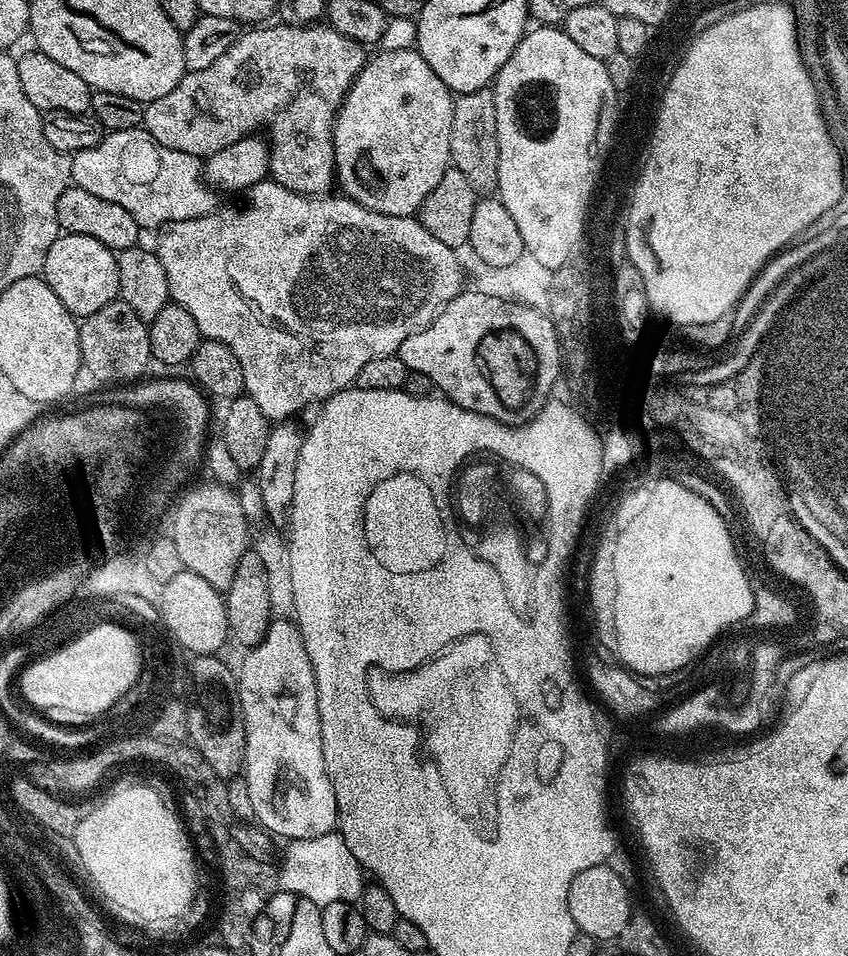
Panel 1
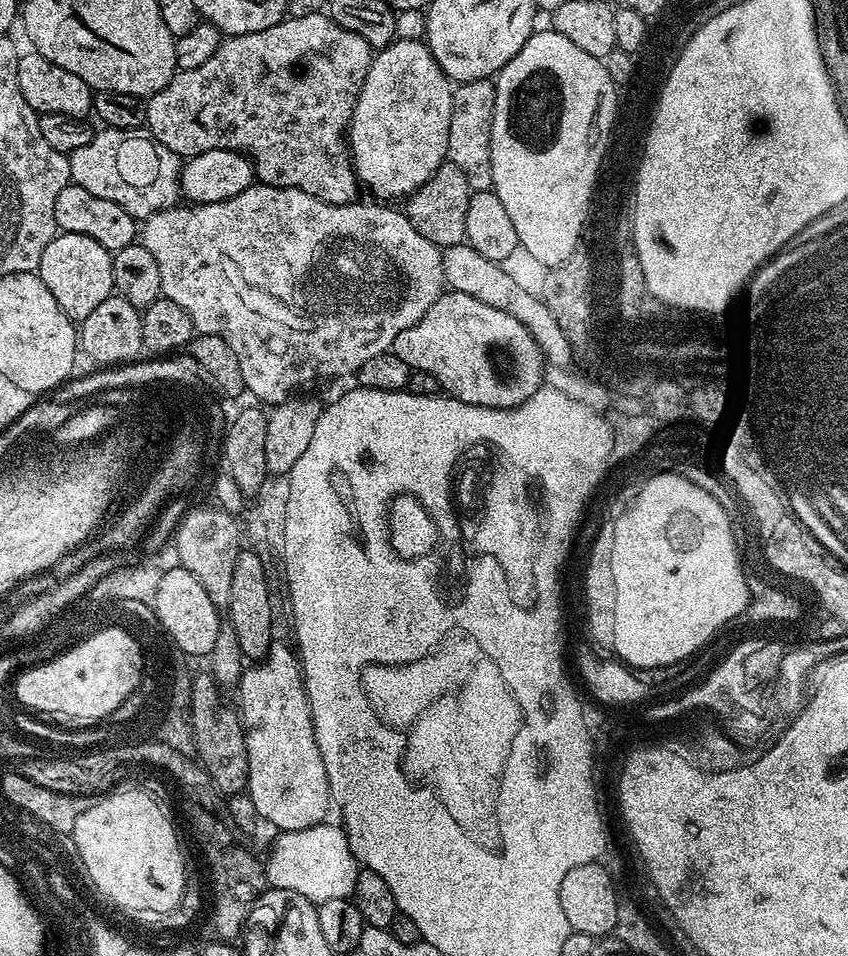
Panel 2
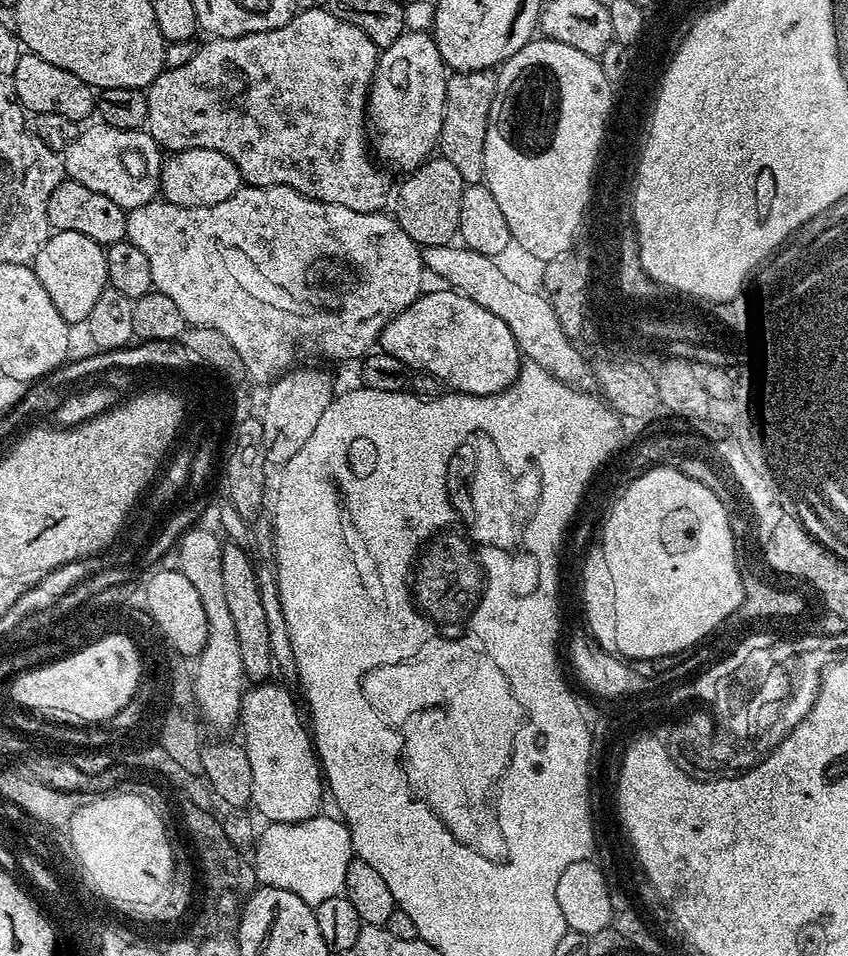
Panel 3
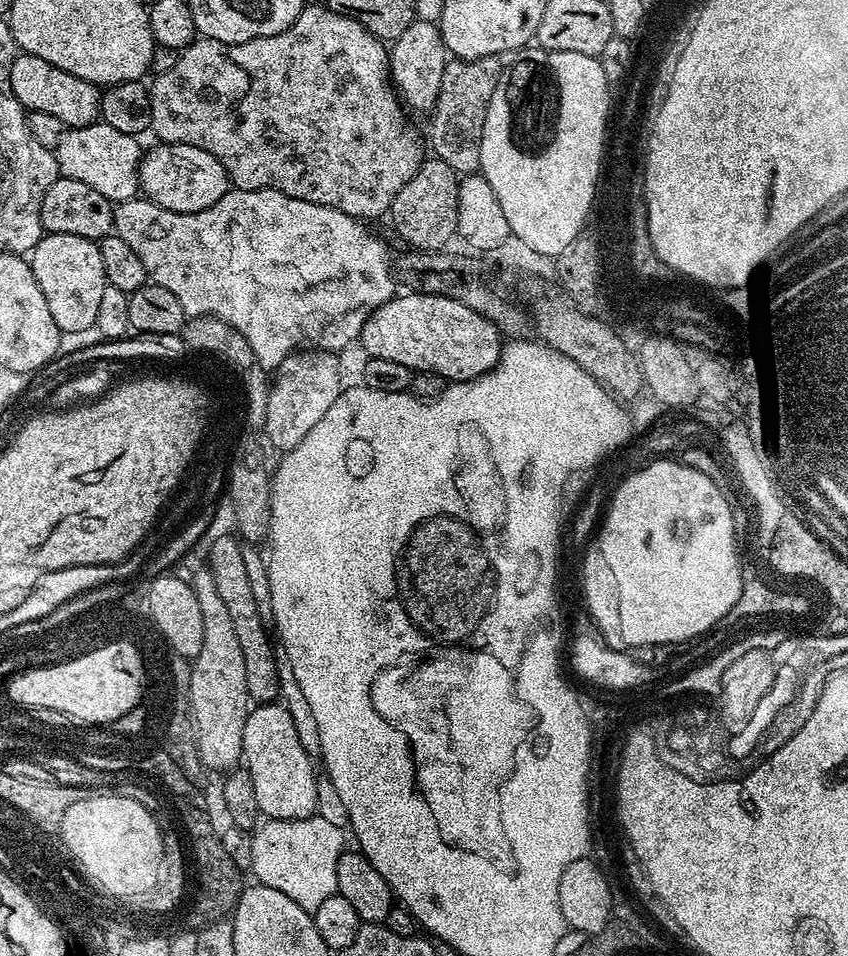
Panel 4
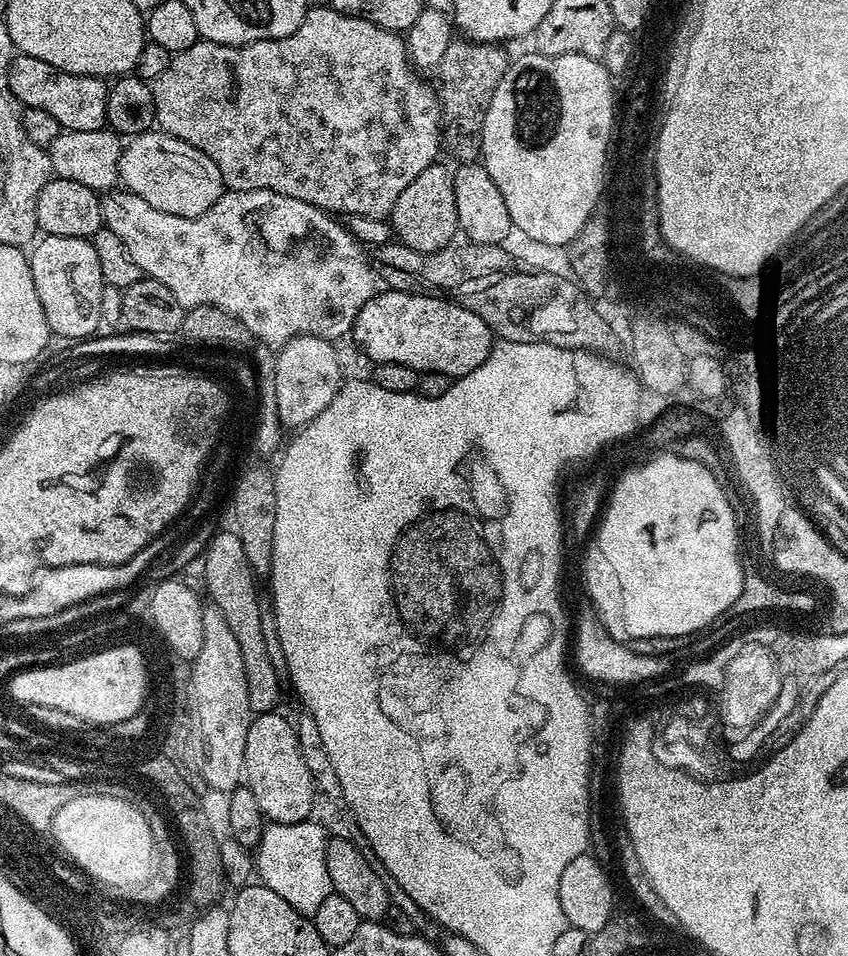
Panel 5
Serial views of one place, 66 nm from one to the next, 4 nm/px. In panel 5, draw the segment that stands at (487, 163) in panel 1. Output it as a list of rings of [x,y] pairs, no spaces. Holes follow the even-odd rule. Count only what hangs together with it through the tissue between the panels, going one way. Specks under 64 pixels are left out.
[[[456,38],[450,46],[446,46],[446,54],[442,54],[438,69],[440,134],[443,151],[449,152],[456,162],[472,162],[481,155],[480,131],[484,125],[486,110],[510,63],[509,57],[492,56],[492,52],[494,48],[491,44],[477,44],[474,40]]]

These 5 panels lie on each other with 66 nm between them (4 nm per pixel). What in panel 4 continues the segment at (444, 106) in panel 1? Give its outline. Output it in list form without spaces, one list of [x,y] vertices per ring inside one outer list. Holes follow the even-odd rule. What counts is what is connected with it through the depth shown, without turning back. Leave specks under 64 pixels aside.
[[[415,20],[413,24],[406,26],[402,38],[391,41],[388,53],[390,79],[401,101],[413,113],[428,114],[435,109],[438,90],[442,86],[442,70],[446,70],[449,59],[450,53],[439,27],[430,21]]]

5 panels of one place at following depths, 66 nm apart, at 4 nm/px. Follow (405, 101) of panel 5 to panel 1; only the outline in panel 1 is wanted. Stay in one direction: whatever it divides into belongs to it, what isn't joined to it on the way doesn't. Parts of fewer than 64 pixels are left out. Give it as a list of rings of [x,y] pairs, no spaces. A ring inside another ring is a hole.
[[[301,23],[297,26],[292,24],[276,24],[273,28],[268,26],[252,26],[241,31],[236,37],[234,46],[222,54],[212,65],[206,66],[206,70],[194,70],[185,72],[184,77],[170,90],[170,94],[162,94],[162,98],[152,100],[144,110],[143,129],[149,132],[159,144],[170,150],[182,150],[182,154],[190,154],[207,158],[214,155],[218,150],[226,150],[226,146],[234,146],[242,138],[259,133],[259,128],[265,128],[268,141],[268,171],[271,179],[277,180],[286,190],[294,190],[303,196],[327,196],[333,191],[336,184],[336,163],[334,162],[334,142],[332,141],[332,124],[336,120],[336,113],[340,111],[340,104],[344,101],[344,95],[350,90],[350,86],[356,81],[356,75],[364,69],[366,63],[365,45],[346,38],[346,34],[338,34],[338,30],[328,27],[327,23]]]

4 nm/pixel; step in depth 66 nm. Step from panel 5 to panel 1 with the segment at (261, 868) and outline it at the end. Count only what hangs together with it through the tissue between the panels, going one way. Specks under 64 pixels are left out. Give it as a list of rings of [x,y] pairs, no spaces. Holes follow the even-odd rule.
[[[333,830],[318,838],[294,840],[285,848],[288,849],[285,852],[283,849],[278,864],[278,884],[283,891],[310,898],[310,902],[321,906],[330,902],[356,904],[359,901],[366,887],[366,873],[358,858],[350,854],[350,846],[346,846],[339,831]]]

